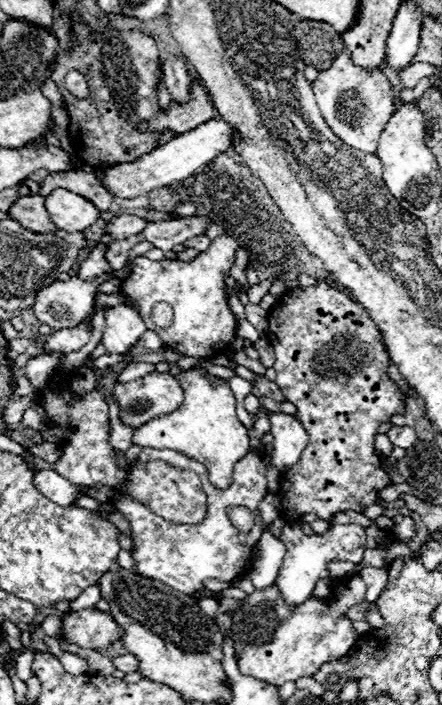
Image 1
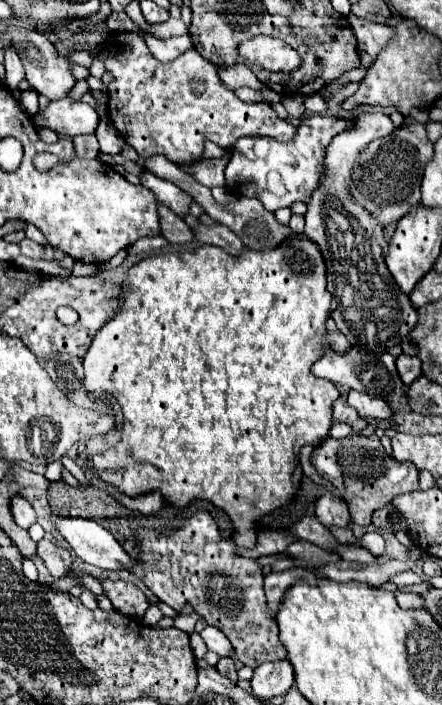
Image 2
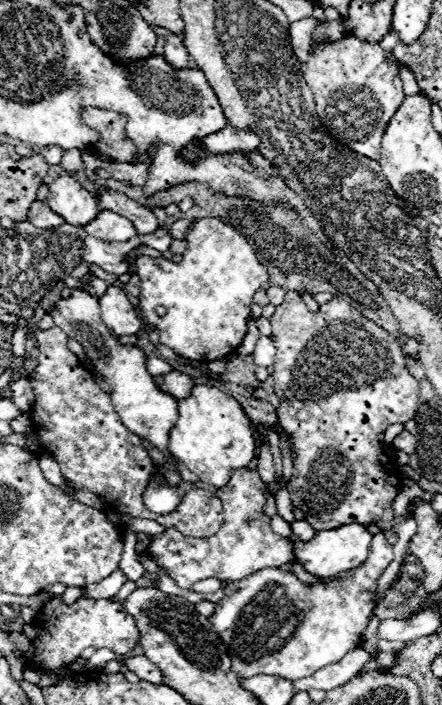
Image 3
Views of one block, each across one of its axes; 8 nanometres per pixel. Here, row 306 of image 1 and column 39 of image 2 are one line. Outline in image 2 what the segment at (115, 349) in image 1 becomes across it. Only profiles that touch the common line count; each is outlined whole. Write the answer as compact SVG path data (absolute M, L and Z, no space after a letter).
M62 98L62 100L50 102L38 114L34 114L32 122L38 130L50 128L56 134L72 138L80 134L92 134L98 126L98 114L92 106L84 102Z

